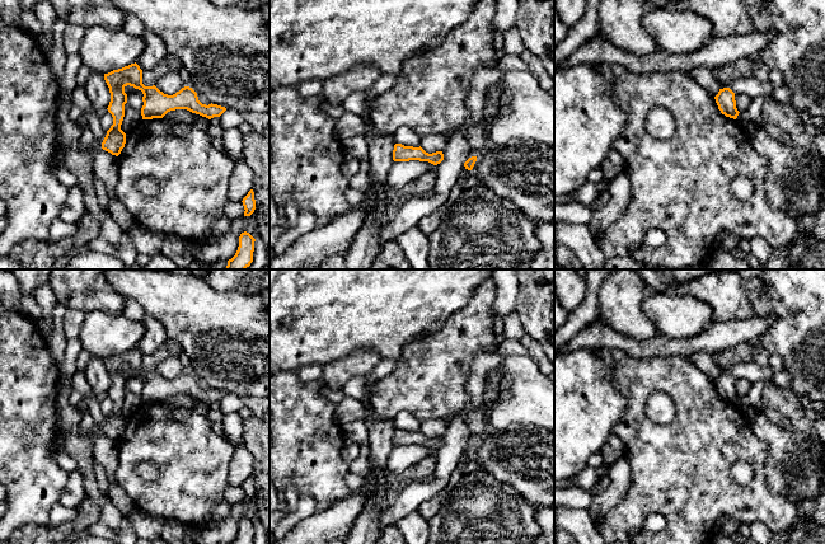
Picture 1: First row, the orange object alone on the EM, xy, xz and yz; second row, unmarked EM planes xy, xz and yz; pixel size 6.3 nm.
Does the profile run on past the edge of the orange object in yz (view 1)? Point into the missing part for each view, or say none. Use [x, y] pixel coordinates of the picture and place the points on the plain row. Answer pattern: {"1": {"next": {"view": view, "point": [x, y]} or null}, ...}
{"1": {"next": null}}

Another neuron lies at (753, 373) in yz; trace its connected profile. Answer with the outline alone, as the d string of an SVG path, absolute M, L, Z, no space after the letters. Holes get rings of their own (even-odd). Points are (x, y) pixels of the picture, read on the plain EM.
M755 361L737 362L727 367L719 366L719 372L730 372L735 380L742 379L749 381L751 385L758 381L765 383L774 375L769 367L761 367Z

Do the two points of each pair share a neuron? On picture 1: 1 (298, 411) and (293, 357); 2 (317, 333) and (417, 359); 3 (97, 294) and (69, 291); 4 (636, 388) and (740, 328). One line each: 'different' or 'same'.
1: different
2: different
3: same
4: different

